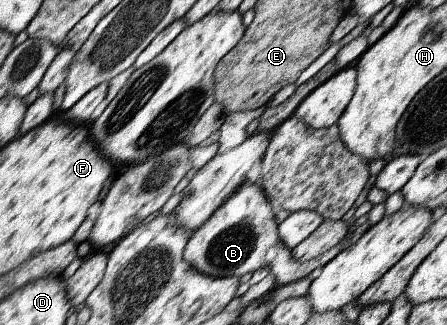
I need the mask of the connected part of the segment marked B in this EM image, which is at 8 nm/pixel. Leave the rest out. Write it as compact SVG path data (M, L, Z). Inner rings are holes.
M242 181L238 188L212 213L212 216L188 239L183 252L184 260L190 263L198 272L220 278L220 277L241 277L246 272L254 272L264 267L270 267L272 274L279 280L278 286L284 286L288 283L300 280L308 276L316 266L322 268L328 261L331 261L339 252L342 252L347 246L350 246L360 234L367 229L363 227L356 234L354 239L344 238L340 244L324 252L318 258L300 262L297 261L292 251L282 242L276 225L276 209L274 204L266 198L265 192L256 185L248 184L248 181Z

